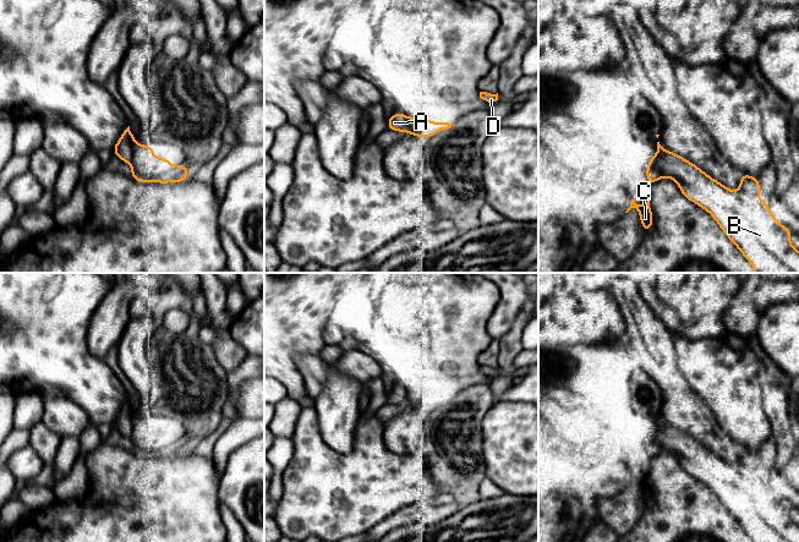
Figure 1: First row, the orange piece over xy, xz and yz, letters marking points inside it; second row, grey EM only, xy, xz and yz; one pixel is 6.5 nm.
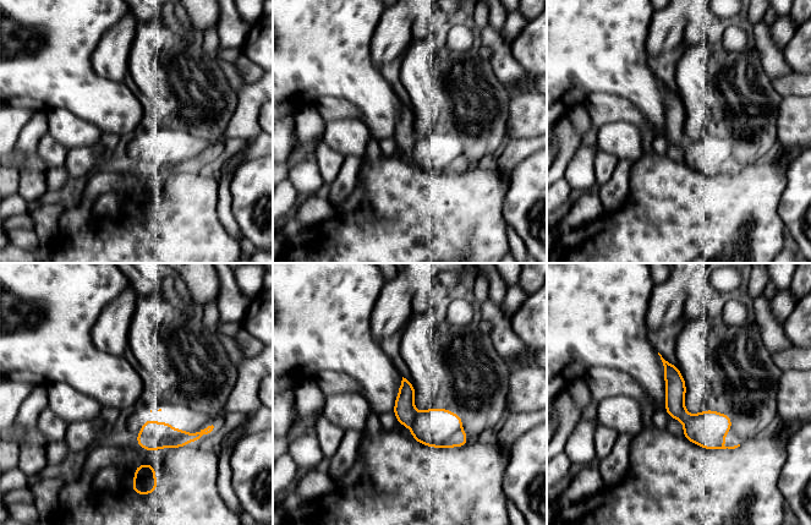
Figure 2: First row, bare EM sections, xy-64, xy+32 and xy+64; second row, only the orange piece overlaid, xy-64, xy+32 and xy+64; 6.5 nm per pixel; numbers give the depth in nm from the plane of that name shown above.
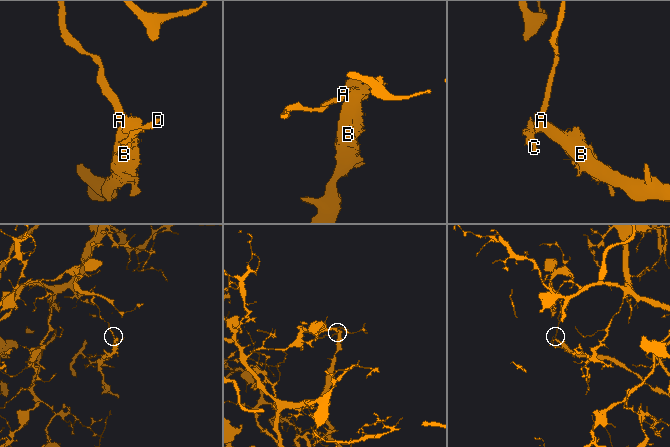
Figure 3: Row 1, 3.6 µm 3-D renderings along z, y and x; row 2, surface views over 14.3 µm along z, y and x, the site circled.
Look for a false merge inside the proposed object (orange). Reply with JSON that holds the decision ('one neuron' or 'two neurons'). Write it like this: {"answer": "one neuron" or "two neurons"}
{"answer": "two neurons"}

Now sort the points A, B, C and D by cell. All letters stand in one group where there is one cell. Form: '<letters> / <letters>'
A / B C D

